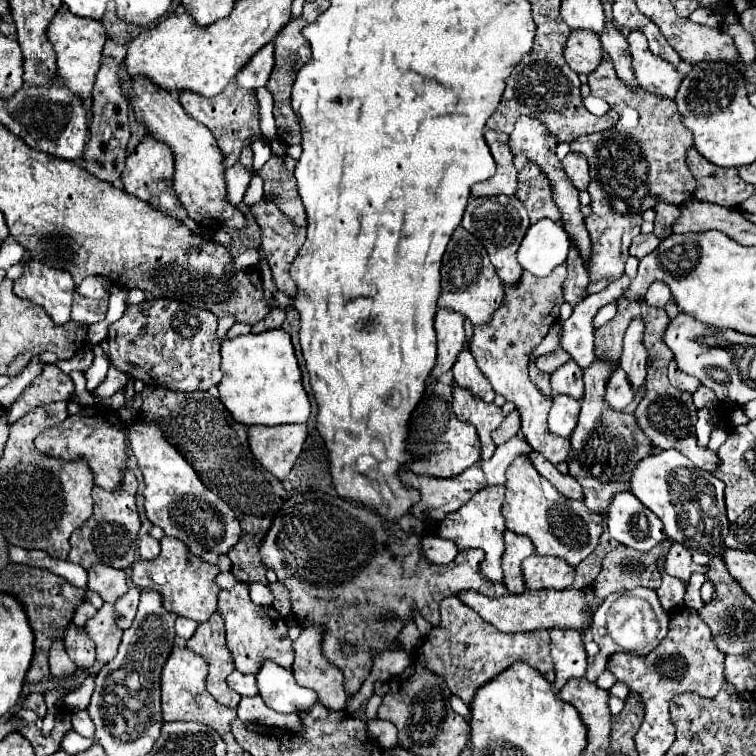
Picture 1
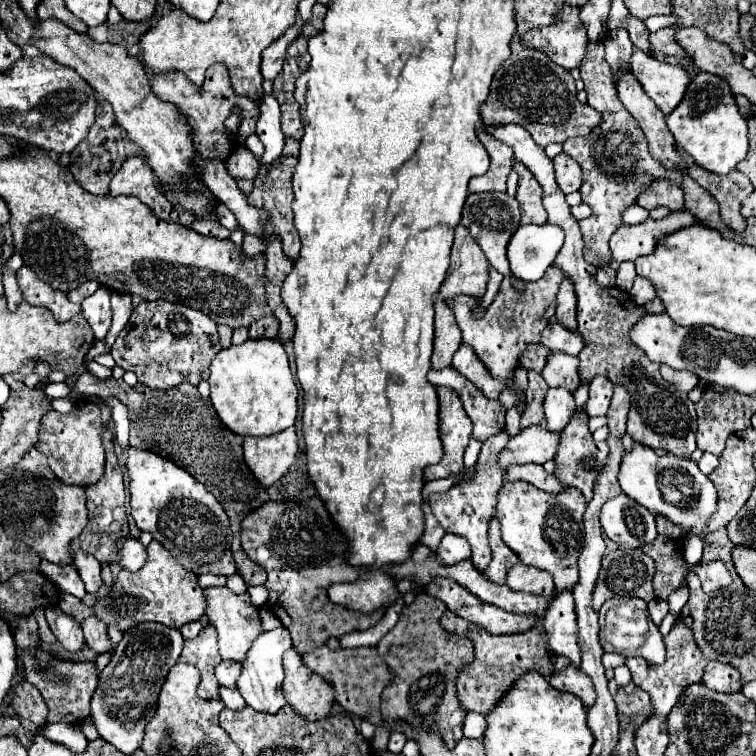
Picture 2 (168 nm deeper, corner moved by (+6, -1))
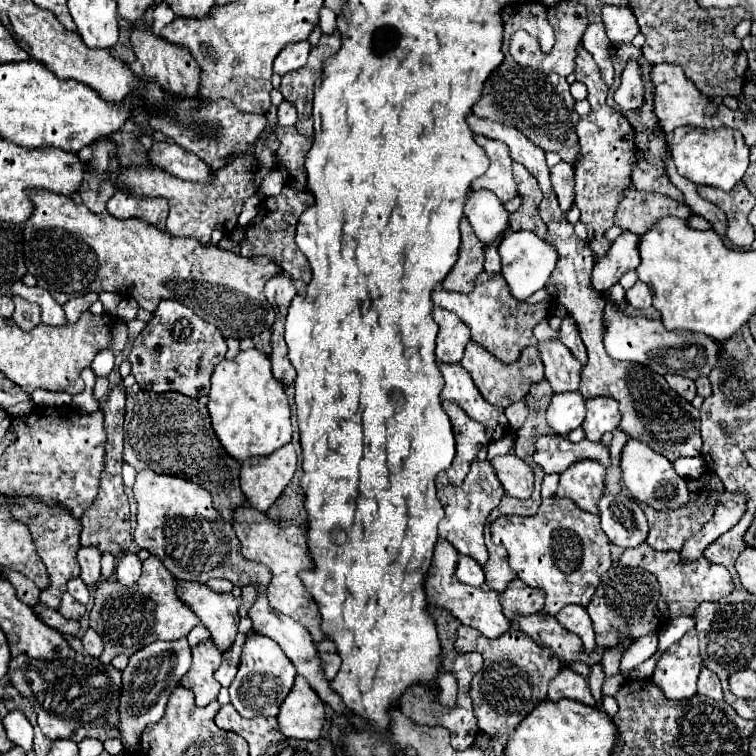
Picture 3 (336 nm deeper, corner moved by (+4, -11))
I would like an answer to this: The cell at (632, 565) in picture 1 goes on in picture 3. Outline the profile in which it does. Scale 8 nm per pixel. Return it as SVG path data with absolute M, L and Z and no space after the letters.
M620 564L612 566L608 572L600 576L596 594L586 606L594 624L596 644L602 648L614 646L618 642L614 638L614 632L630 632L634 638L640 638L650 632L658 632L660 620L658 620L656 604L658 604L658 580L654 574L642 568L628 568Z

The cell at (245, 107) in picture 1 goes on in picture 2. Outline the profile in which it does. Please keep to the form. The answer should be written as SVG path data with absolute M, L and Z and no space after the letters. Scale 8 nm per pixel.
M221 62L213 64L207 70L207 76L202 86L194 86L192 82L188 82L188 78L184 74L152 74L150 84L152 84L152 90L158 94L160 100L176 104L178 110L184 114L188 126L192 128L192 136L196 136L194 148L196 148L196 152L200 152L202 158L226 160L232 154L234 142L228 140L224 120L230 116L234 106L242 108L244 118L258 116L258 104L256 102L252 102L248 98L238 98L232 92L227 67Z

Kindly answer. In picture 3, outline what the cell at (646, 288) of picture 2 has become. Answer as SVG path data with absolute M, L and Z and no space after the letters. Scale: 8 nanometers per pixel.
M640 280L626 292L626 300L628 304L632 304L634 308L650 308L652 306L652 292L650 288L646 288L646 284L642 284Z

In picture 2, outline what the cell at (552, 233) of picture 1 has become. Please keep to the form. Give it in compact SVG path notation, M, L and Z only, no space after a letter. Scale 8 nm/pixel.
M526 224L512 234L508 242L510 270L518 280L536 282L544 276L546 268L554 262L564 244L560 226Z

